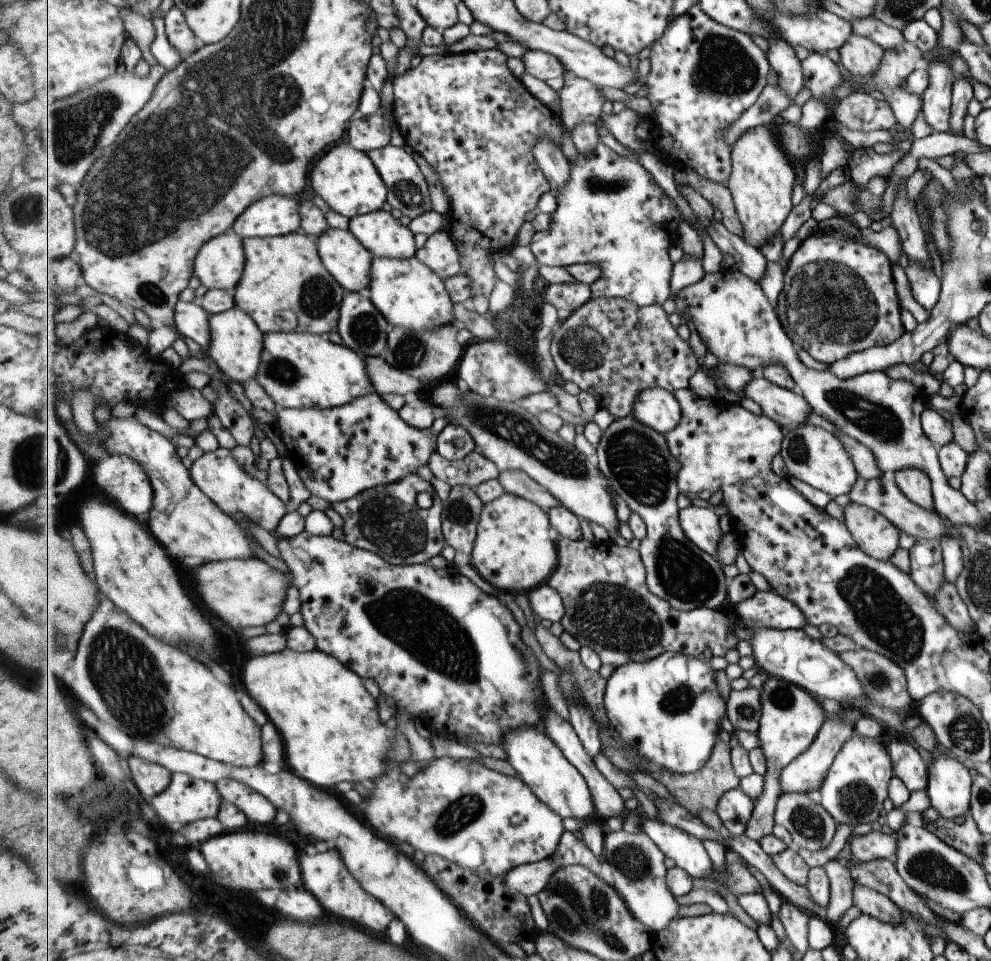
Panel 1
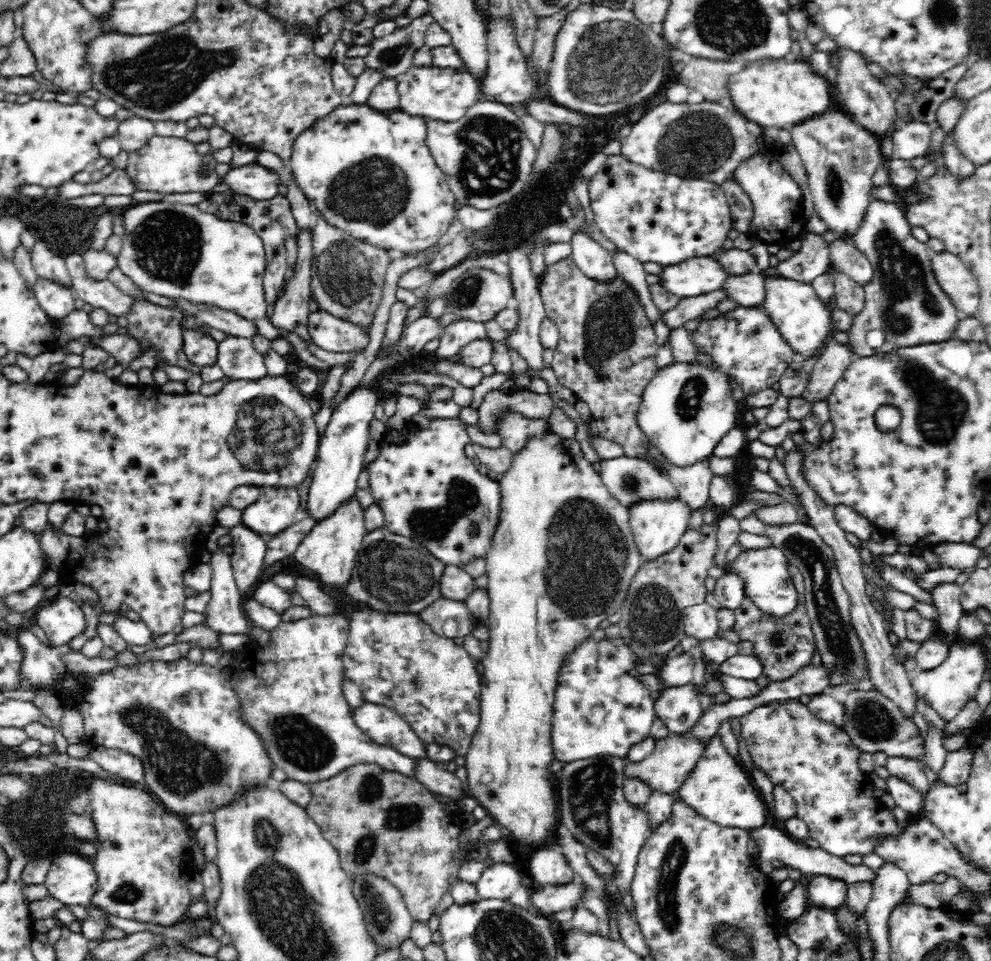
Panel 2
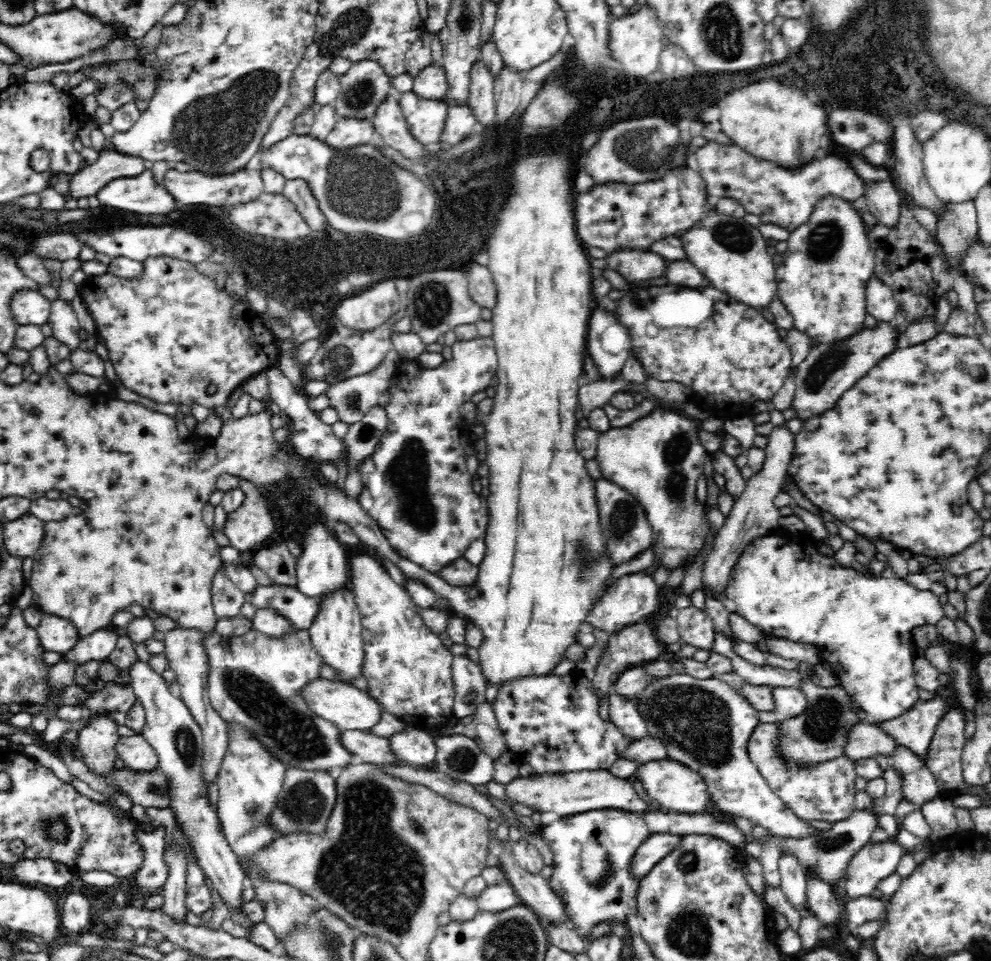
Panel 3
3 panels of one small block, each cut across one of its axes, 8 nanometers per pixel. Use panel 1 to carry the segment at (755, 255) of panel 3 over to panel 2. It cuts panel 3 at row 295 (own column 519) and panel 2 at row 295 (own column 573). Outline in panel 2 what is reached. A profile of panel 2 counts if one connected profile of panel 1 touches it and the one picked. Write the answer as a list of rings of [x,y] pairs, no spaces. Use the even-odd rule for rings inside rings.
[[[777,274],[763,276],[764,300],[760,307],[768,312],[768,318],[782,335],[782,338],[793,348],[796,355],[803,358],[814,356],[820,348],[820,342],[828,332],[833,331],[831,311],[818,297],[811,284],[804,284],[799,280],[784,278]]]

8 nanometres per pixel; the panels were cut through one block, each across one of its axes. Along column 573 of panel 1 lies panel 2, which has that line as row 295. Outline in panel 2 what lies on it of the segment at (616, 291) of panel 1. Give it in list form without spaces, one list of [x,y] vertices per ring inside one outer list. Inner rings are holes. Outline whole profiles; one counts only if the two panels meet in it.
[[[163,201],[137,202],[125,208],[123,211],[124,233],[122,234],[122,246],[116,256],[119,269],[132,279],[132,282],[142,291],[152,292],[168,298],[185,298],[190,302],[204,302],[239,314],[249,320],[258,334],[272,341],[278,338],[286,339],[296,349],[300,360],[307,363],[308,367],[331,370],[328,362],[324,362],[311,354],[306,343],[294,332],[284,332],[274,327],[268,319],[263,287],[266,257],[262,239],[255,231],[240,222],[220,220],[212,214],[202,212],[196,205],[183,205]]]

